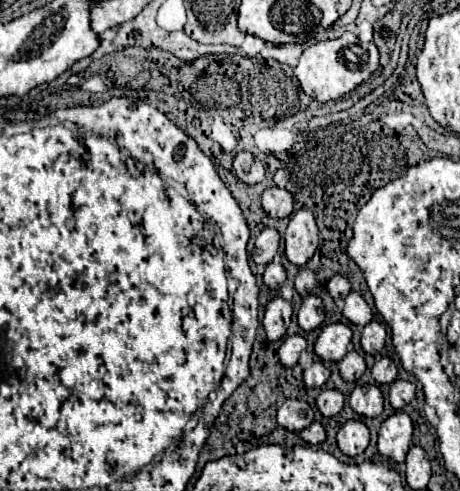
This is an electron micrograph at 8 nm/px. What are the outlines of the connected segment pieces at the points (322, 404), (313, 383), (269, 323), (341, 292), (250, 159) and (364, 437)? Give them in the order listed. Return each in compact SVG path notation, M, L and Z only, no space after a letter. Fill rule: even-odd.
M324 389L316 397L316 407L324 417L336 417L342 411L344 405L344 395L336 389Z
M316 361L316 363L312 363L312 365L304 371L302 381L306 383L306 387L316 389L316 387L322 387L322 385L328 381L328 377L330 377L330 371L328 371L320 361Z
M282 297L272 299L272 301L266 305L266 313L264 313L264 319L262 319L266 337L268 337L270 341L282 339L282 337L286 335L290 317L292 317L292 303L284 301Z
M334 275L330 281L328 281L328 293L332 295L332 299L344 299L348 293L350 293L350 283L346 277L342 275Z
M240 151L234 157L234 173L238 179L242 179L246 185L256 185L264 179L264 165L248 151Z
M348 421L336 435L338 449L348 457L358 457L370 443L370 431L362 421Z

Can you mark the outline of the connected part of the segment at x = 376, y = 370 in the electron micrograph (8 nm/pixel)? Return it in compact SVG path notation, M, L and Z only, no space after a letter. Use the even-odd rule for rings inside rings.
M390 357L378 359L376 365L372 367L372 377L376 379L378 385L382 385L382 383L392 385L396 381L396 375L398 375L398 371L396 371L396 365L394 365L394 361Z

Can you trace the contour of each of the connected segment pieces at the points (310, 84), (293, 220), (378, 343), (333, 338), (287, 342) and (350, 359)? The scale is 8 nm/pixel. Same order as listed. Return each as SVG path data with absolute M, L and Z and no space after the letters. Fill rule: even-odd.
M344 33L342 37L334 41L322 41L316 45L310 45L302 57L300 63L294 69L294 75L300 81L300 87L306 95L314 97L318 103L338 101L346 93L354 91L362 81L366 81L380 65L380 55L374 43L362 43L352 33Z
M300 209L290 215L286 229L286 259L292 265L306 265L318 247L318 227L314 215L308 209Z
M370 321L370 323L362 329L360 345L362 345L364 353L368 353L368 355L380 353L382 347L384 347L384 341L386 341L386 331L384 331L384 327L382 327L378 321Z
M332 323L332 325L326 325L322 329L322 333L318 335L316 339L316 345L314 345L314 353L330 363L330 361L340 361L346 353L348 353L348 345L350 345L350 337L352 337L352 331L348 325L344 323Z
M292 335L286 337L278 349L278 359L282 363L282 367L294 367L300 359L300 353L306 349L306 341L300 335Z
M350 351L350 353L338 363L338 369L340 369L340 375L342 375L344 381L354 383L354 381L358 381L358 379L364 375L366 363L364 363L364 357L362 357L362 355L358 355L356 351Z

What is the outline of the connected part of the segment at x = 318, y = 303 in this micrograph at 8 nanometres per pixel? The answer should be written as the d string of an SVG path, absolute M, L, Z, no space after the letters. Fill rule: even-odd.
M310 295L308 299L304 299L300 311L298 311L298 325L304 331L312 331L316 327L320 327L324 321L324 305L322 299L316 295Z

